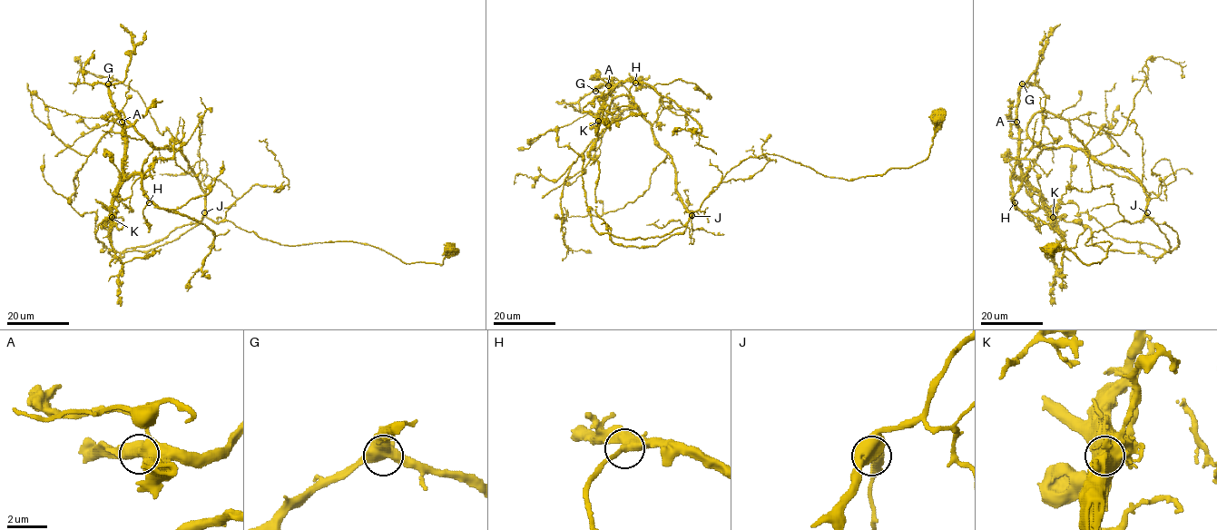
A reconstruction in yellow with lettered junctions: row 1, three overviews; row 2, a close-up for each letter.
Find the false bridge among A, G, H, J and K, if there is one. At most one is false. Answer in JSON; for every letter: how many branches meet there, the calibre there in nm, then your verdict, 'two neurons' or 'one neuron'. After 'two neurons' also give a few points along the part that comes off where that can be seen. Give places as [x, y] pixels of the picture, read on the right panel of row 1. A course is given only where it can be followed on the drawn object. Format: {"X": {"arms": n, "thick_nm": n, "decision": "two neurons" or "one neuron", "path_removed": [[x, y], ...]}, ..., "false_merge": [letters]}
{"A": {"arms": 2, "thick_nm": 550, "decision": "one neuron"}, "G": {"arms": 3, "thick_nm": 500, "decision": "one neuron"}, "H": {"arms": 2, "thick_nm": 420, "decision": "one neuron"}, "J": {"arms": 2, "thick_nm": 650, "decision": "one neuron"}, "K": {"arms": 1, "thick_nm": 1300, "decision": "two neurons", "path_removed": [[1053, 217], [1052, 211], [1043, 198], [1013, 175], [1011, 178], [1014, 205], [1044, 220], [1064, 240], [1062, 291]]}, "false_merge": ["K"]}

